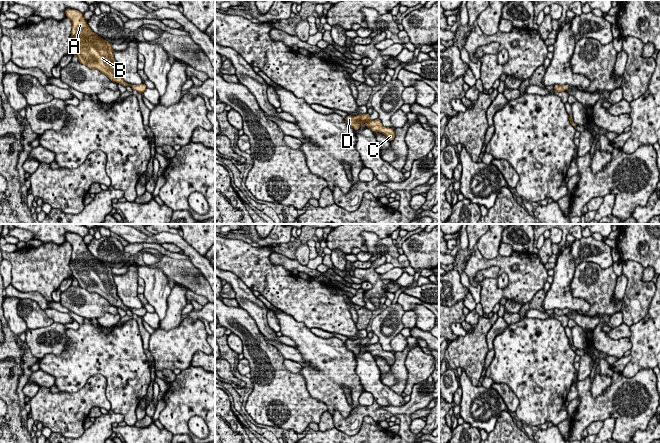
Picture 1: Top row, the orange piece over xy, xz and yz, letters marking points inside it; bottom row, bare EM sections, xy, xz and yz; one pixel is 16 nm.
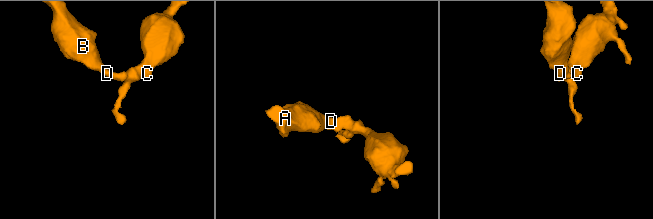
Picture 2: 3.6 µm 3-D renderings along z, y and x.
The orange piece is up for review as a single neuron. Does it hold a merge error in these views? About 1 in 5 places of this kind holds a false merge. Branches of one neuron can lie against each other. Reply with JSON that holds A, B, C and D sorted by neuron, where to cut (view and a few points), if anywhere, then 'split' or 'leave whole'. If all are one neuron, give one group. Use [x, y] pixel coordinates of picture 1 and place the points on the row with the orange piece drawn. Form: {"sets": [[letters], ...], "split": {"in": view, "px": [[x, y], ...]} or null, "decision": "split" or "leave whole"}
{"sets": [["A", "B", "C", "D"]], "split": null, "decision": "leave whole"}

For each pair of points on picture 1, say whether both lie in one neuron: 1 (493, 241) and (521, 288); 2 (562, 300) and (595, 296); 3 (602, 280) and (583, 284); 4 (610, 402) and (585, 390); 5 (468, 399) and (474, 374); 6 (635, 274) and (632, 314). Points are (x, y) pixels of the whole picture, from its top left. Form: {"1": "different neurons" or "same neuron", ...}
{"1": "different neurons", "2": "different neurons", "3": "same neuron", "4": "same neuron", "5": "different neurons", "6": "same neuron"}

